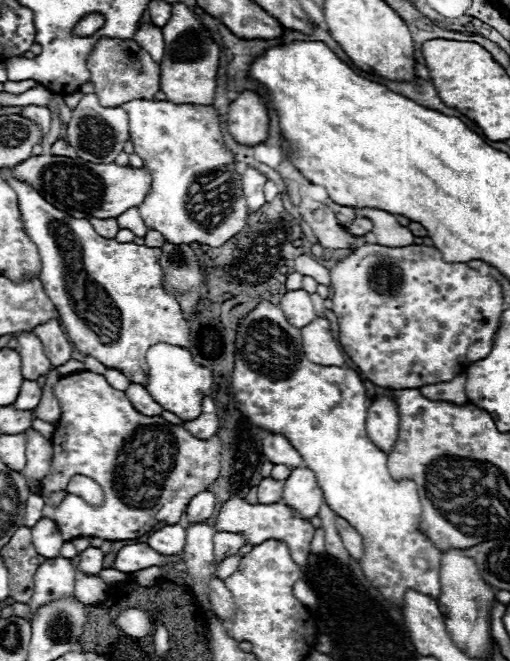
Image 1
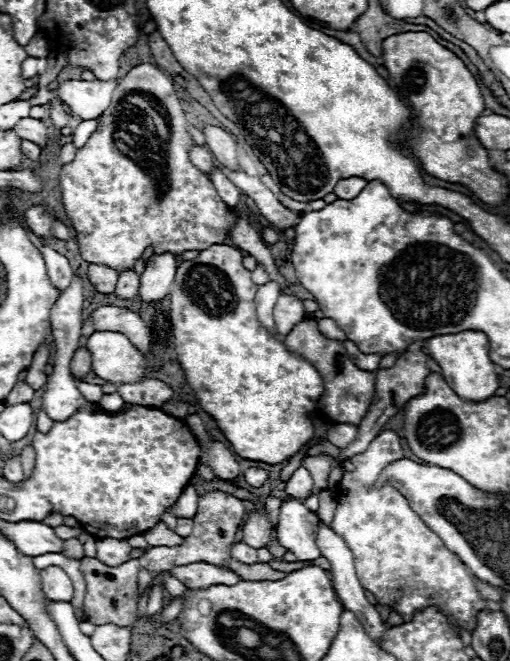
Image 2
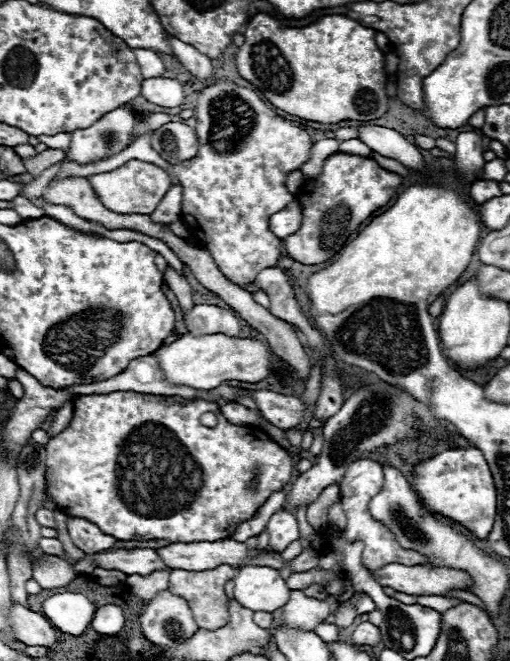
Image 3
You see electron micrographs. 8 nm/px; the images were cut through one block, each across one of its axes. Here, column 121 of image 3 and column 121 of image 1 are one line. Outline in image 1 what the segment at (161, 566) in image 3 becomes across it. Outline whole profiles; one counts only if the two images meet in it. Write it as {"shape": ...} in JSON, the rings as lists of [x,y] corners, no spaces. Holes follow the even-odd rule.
{"shape":[[[148,544],[124,546],[114,560],[114,568],[128,574],[138,572],[142,568],[150,568],[150,566],[160,566],[160,554],[154,552]]]}

